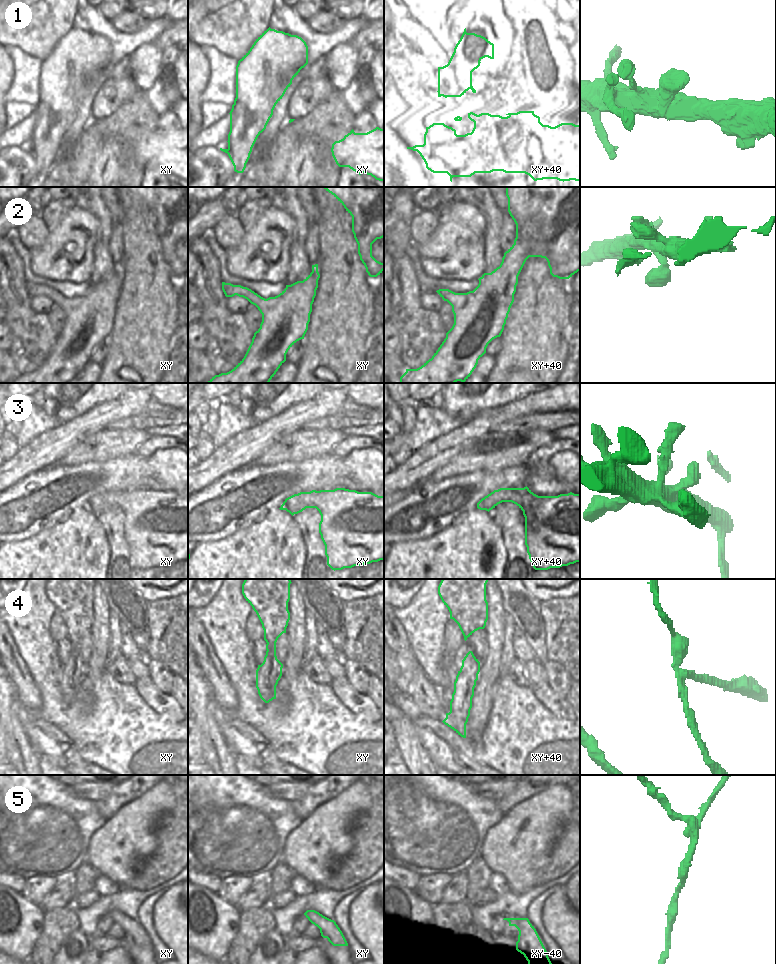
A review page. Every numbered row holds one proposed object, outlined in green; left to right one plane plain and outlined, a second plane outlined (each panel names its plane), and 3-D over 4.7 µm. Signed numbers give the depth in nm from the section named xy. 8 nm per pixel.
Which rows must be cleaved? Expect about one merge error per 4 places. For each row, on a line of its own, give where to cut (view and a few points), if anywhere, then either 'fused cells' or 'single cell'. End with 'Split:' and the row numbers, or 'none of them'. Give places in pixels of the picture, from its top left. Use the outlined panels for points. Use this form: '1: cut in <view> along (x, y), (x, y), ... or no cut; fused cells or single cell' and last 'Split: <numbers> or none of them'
1: no cut; single cell
2: no cut; single cell
3: no cut; single cell
4: cut in xy along (276, 658), (270, 672), (270, 677), (273, 681); fused cells
5: no cut; single cell
Split: 4

